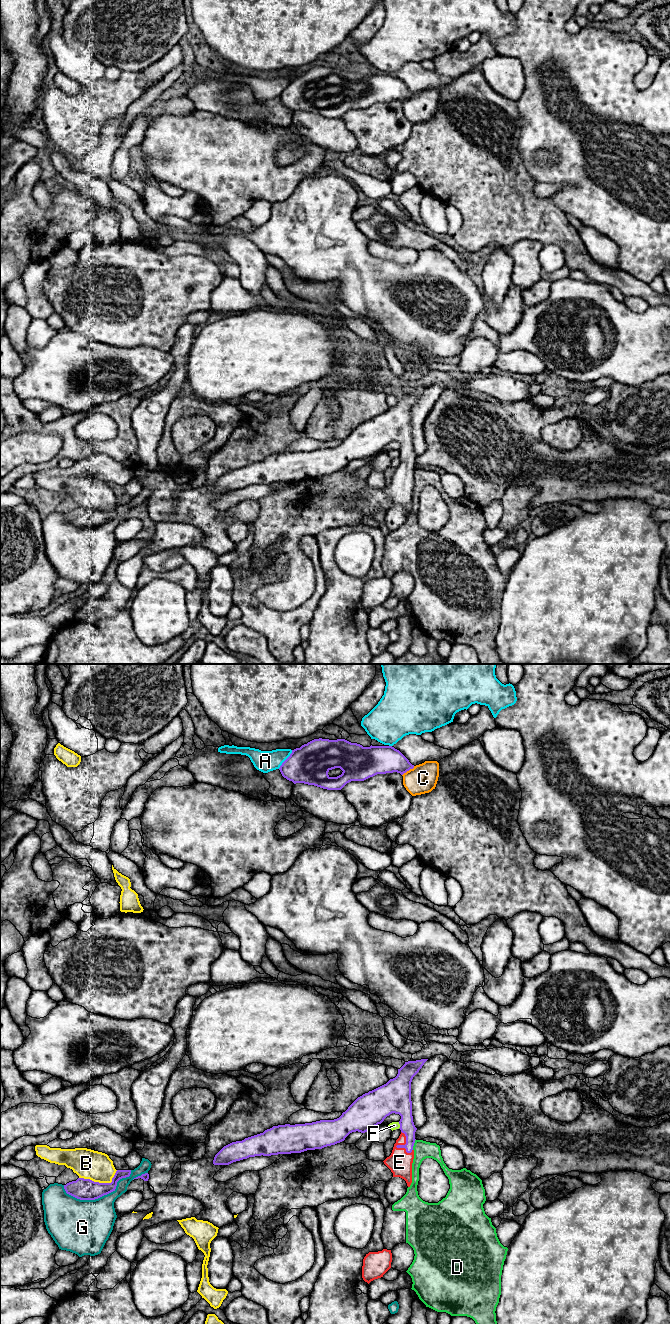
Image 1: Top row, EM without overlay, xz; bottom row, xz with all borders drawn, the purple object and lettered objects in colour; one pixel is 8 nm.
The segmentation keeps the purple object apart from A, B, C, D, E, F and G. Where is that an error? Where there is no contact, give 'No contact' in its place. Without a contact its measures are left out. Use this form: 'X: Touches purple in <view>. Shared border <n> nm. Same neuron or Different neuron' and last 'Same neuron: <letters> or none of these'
A: Touches purple in xz. Shared border 190 nm. Different neuron
B: Touches purple in xz. Shared border 320 nm. Different neuron
C: Touches purple in xz. Shared border 130 nm. Different neuron
D: Touches purple in xz. Shared border 90 nm. Different neuron
E: Touches purple in xz. Shared border 200 nm. Same neuron
F: Touches purple in xz. Shared border 60 nm. Different neuron
G: Touches purple in xz. Shared border 550 nm. Different neuron
Same neuron: E

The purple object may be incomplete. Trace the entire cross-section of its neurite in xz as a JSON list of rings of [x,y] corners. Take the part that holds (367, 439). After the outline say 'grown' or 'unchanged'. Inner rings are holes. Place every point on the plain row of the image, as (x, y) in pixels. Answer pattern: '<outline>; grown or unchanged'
[[[427,388],[405,390],[395,406],[358,425],[337,447],[273,454],[263,461],[224,474],[215,483],[213,492],[229,493],[249,485],[322,477],[344,469],[352,460],[365,461],[395,441],[401,444],[401,462],[391,483],[383,490],[393,505],[404,507],[410,515],[417,458],[412,444],[411,410]]]; grown

